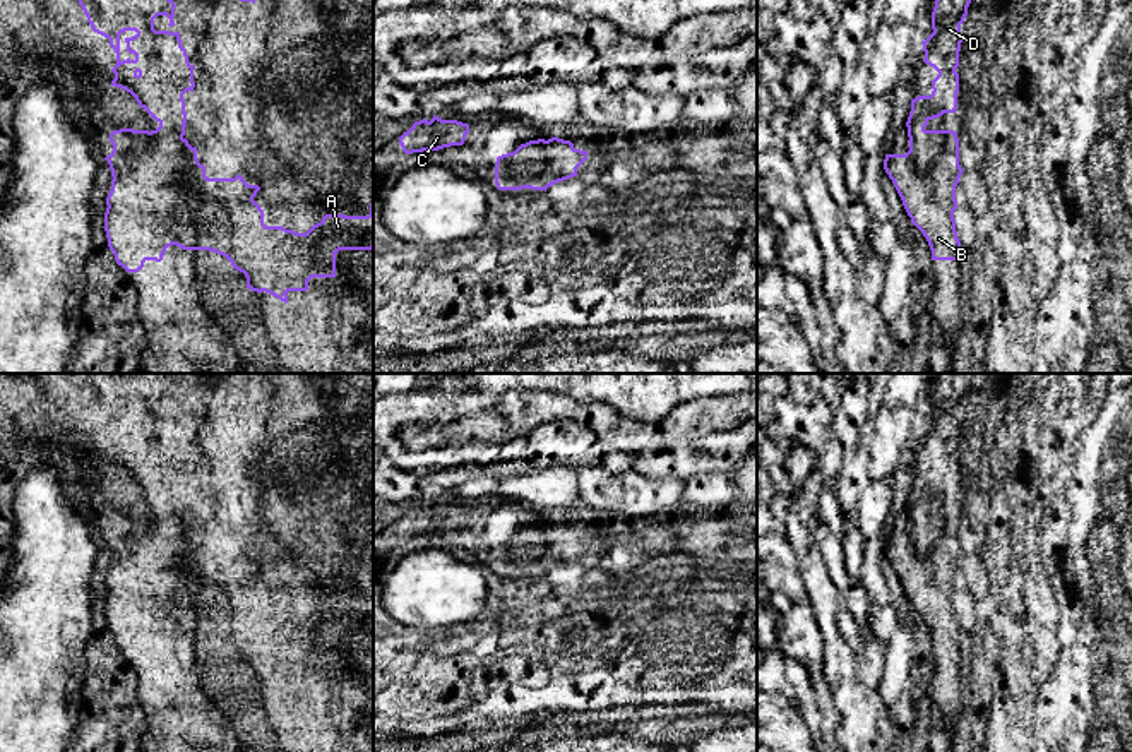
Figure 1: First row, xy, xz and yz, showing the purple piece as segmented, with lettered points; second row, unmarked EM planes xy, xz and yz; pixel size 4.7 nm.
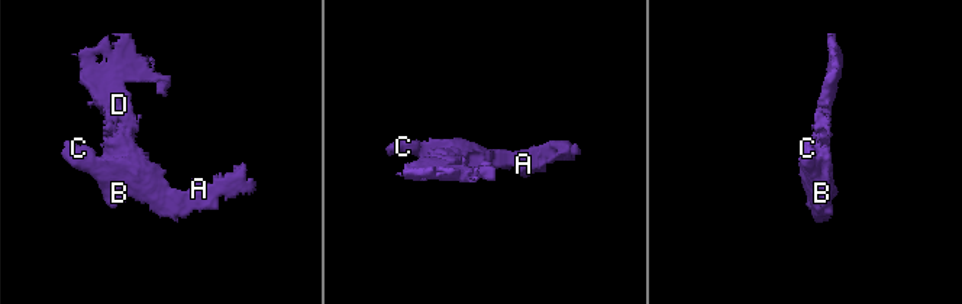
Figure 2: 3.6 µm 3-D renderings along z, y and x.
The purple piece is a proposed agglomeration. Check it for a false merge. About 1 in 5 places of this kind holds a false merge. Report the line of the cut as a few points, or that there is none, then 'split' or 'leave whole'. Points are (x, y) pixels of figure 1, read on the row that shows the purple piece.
cut none; leave whole

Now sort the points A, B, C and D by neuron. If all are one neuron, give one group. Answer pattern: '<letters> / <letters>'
A B C D

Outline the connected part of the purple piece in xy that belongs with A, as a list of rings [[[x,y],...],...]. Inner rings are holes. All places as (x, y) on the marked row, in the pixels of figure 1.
[[[79,0],[92,31],[108,38],[116,53],[111,69],[111,86],[130,93],[159,127],[156,130],[120,128],[110,134],[113,151],[104,158],[111,170],[111,190],[106,197],[104,231],[108,247],[118,266],[127,272],[139,272],[146,260],[161,262],[168,247],[183,250],[209,250],[226,257],[243,272],[247,288],[269,293],[288,303],[288,291],[307,291],[312,278],[336,278],[336,254],[339,250],[373,248],[373,200],[368,216],[325,214],[307,233],[283,226],[265,226],[264,211],[253,200],[259,185],[248,185],[241,175],[235,178],[207,178],[199,163],[197,147],[185,135],[187,91],[194,93],[194,65],[182,46],[180,33],[156,31],[154,19],[166,15],[175,26],[173,0]],[[120,34],[127,51],[135,58],[120,60]]]

